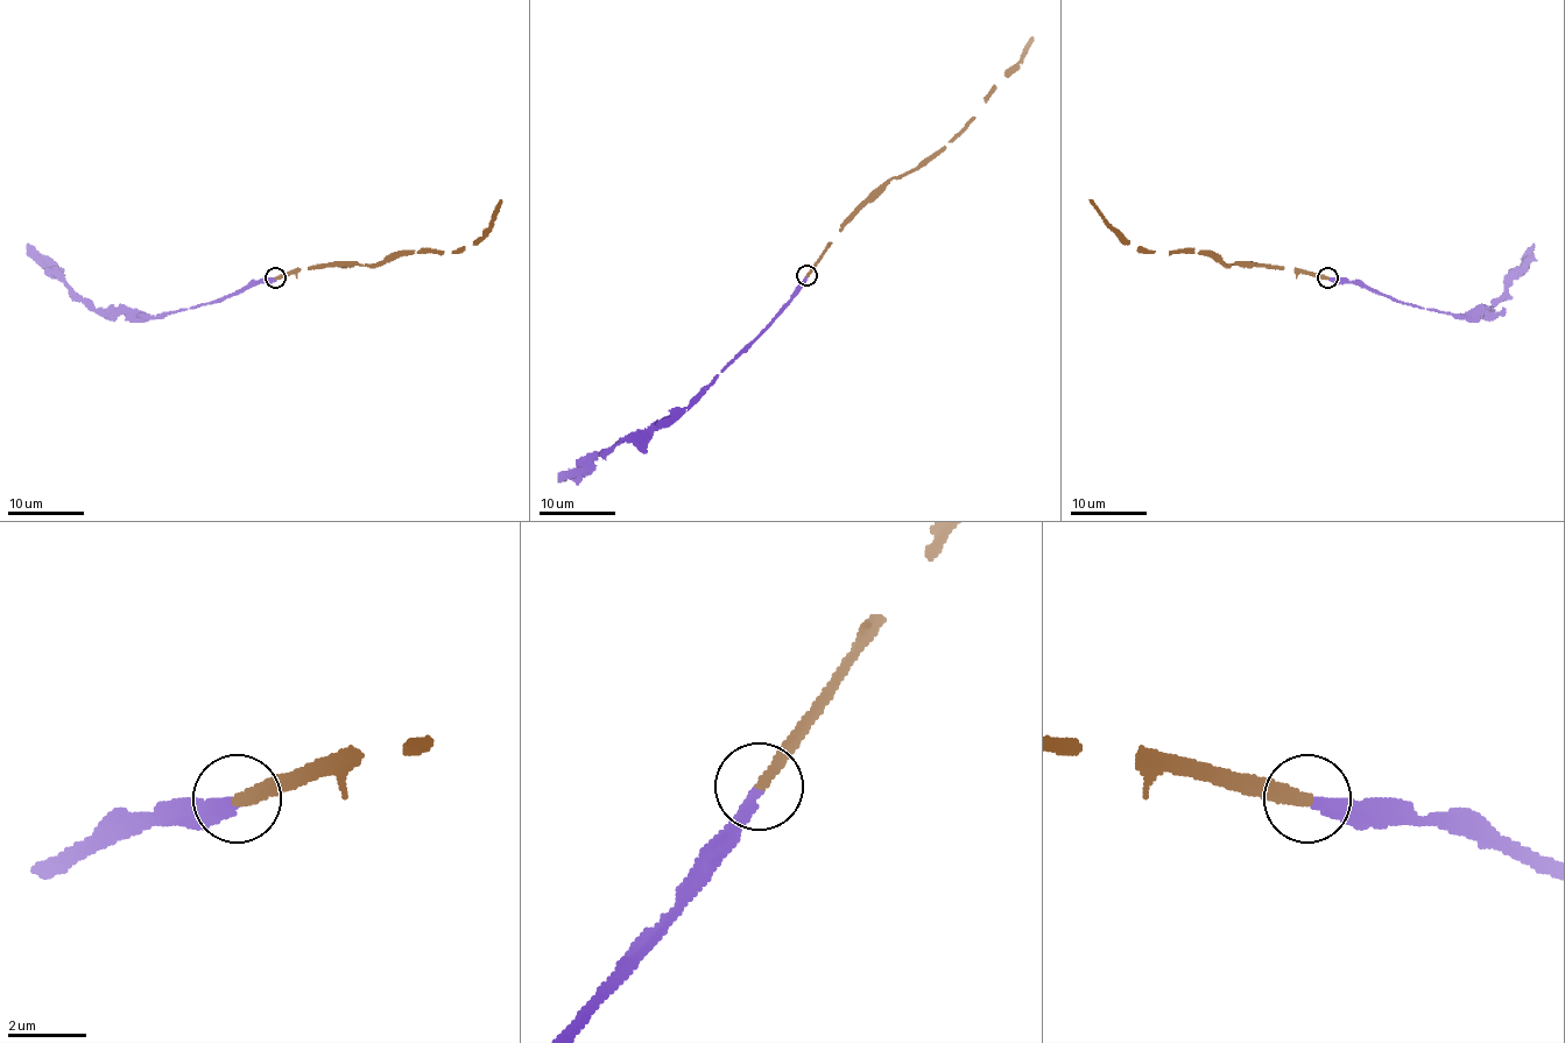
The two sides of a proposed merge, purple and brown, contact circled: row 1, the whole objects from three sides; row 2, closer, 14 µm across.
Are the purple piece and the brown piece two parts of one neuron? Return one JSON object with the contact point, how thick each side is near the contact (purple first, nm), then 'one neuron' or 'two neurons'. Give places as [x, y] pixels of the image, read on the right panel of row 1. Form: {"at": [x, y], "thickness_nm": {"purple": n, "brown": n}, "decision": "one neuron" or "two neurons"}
{"at": [1327, 277], "thickness_nm": {"purple": 300, "brown": 320}, "decision": "one neuron"}

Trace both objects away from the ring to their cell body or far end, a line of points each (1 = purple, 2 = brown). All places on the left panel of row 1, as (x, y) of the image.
1: (275, 279), (252, 280), (213, 301), (155, 316), (96, 311), (27, 244)
2: (275, 279), (309, 268), (383, 263), (401, 253), (460, 252), (476, 244), (502, 199)

